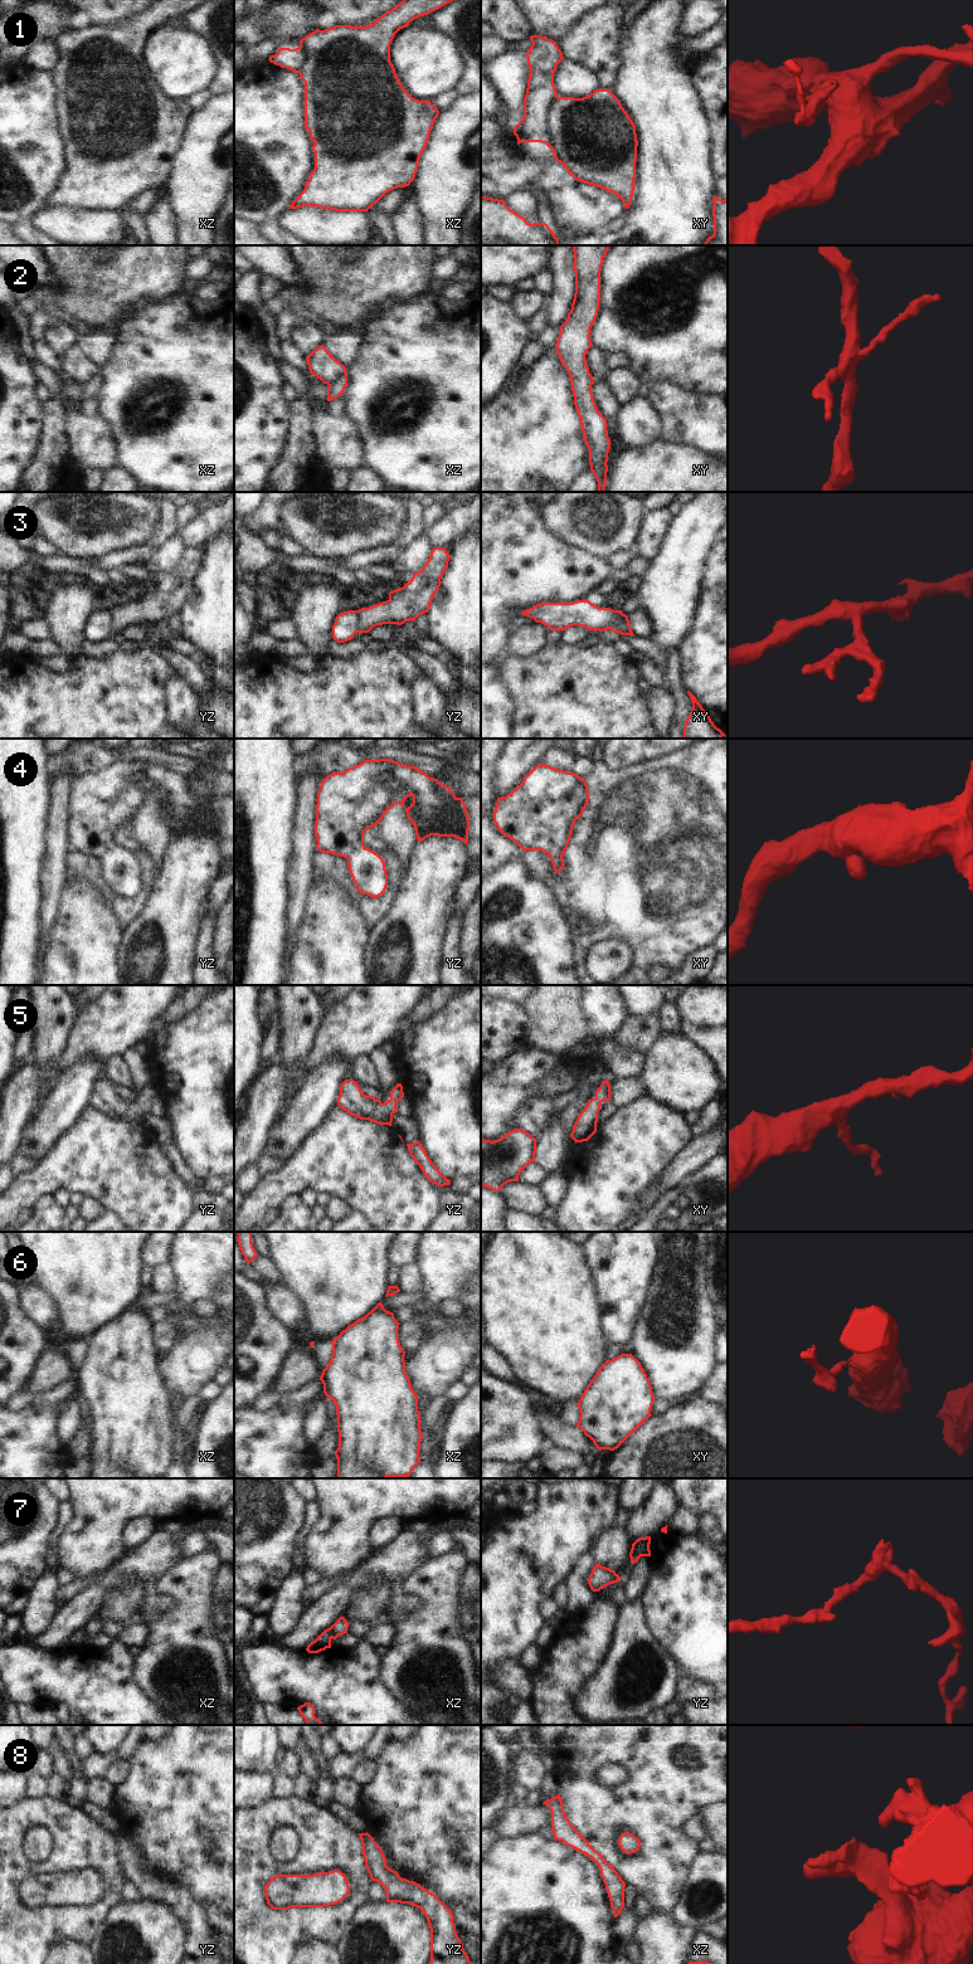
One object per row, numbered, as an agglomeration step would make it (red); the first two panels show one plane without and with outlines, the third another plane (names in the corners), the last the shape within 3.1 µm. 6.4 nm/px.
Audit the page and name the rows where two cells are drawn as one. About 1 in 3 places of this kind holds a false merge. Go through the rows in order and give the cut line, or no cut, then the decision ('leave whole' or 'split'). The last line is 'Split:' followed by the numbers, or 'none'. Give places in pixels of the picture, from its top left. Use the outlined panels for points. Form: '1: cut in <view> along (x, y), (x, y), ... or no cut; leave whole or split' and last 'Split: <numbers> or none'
1: cut in xy along (558, 96), (546, 113), (546, 140), (544, 142); split
2: cut in xz along (345, 370), (329, 385); split
3: cut in yz along (356, 610), (359, 617), (358, 632); split
4: no cut; leave whole
5: no cut; leave whole
6: cut in xz along (332, 1340), (334, 1350); split
7: cut in yz along (648, 1545), (629, 1556); split
8: no cut; leave whole
Split: 1, 2, 3, 6, 7

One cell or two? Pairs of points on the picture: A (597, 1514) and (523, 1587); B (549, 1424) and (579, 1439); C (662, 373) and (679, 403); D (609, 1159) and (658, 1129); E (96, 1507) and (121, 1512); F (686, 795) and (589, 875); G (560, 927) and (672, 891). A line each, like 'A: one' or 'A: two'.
A: one
B: one
C: two
D: one
E: one
F: one
G: two

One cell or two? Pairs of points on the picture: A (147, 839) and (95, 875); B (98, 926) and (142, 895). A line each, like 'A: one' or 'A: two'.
A: two
B: two

